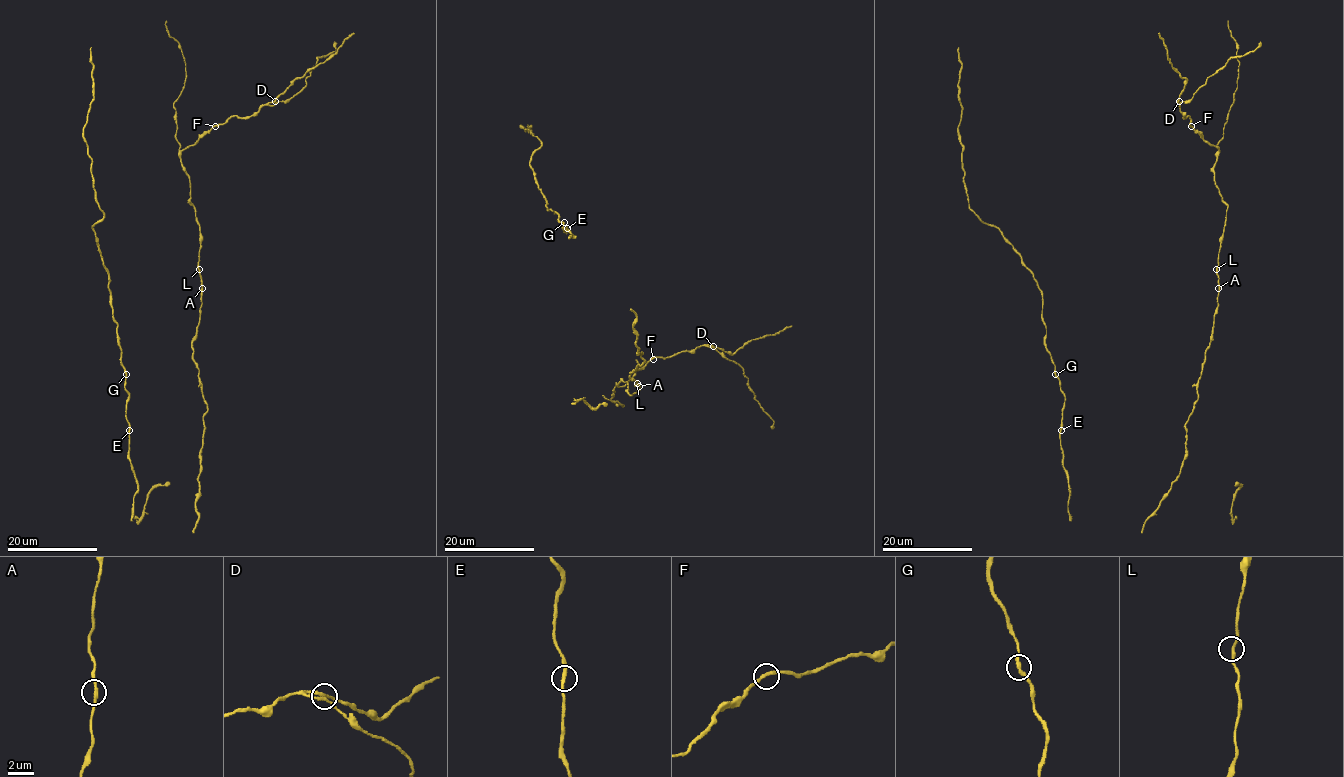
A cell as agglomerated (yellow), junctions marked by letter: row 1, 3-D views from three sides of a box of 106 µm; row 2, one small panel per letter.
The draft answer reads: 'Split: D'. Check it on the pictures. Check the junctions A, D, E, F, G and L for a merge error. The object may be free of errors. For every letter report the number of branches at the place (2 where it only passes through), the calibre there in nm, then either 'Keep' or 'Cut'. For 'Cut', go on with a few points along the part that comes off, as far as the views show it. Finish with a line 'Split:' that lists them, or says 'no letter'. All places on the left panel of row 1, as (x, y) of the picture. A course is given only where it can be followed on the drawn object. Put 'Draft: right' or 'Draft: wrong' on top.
Draft: wrong
A: Branches: 2. Thickness 280 nm. Keep
D: Branches: 2. Thickness 280 nm. Keep
E: Branches: 2. Thickness 280 nm. Keep
F: Branches: 2. Thickness 280 nm. Keep
G: Branches: 2. Thickness 280 nm. Keep
L: Branches: 2. Thickness 280 nm. Keep
Split: no letter

